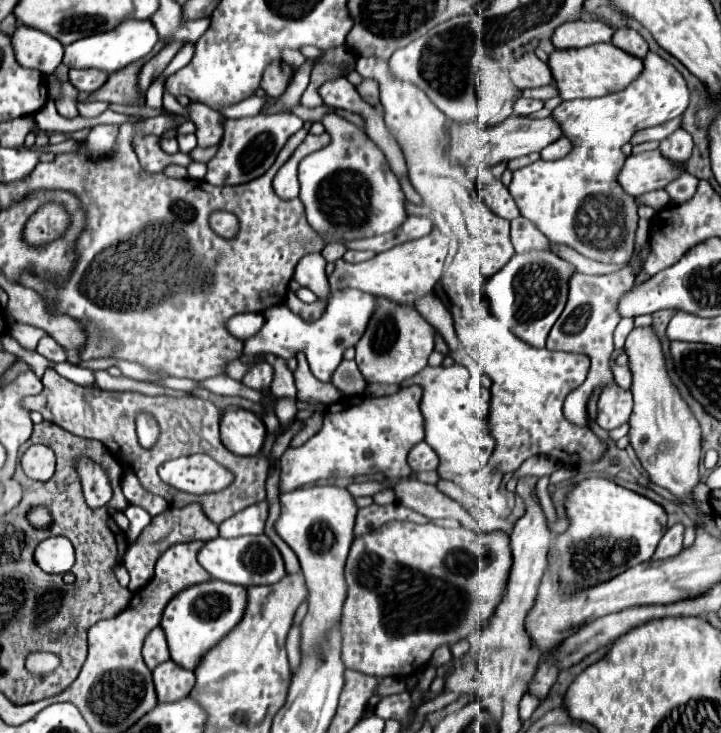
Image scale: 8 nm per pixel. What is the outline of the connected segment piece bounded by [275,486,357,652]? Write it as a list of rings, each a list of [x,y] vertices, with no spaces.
[[[303,486],[281,494],[281,516],[275,522],[275,532],[293,548],[301,562],[309,590],[309,612],[301,624],[301,650],[309,652],[339,620],[347,596],[345,560],[353,542],[357,506],[353,496],[339,486]]]

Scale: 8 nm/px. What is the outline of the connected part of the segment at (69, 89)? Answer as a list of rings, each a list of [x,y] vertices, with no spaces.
[[[61,82],[61,94],[59,94],[59,99],[55,102],[57,111],[61,116],[73,118],[73,116],[79,115],[77,110],[78,93],[78,90],[71,86],[71,82]]]

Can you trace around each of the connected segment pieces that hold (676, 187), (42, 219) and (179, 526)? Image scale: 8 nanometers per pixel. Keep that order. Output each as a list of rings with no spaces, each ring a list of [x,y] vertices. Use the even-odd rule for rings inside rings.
[[[681,174],[677,180],[669,183],[665,190],[669,194],[671,200],[675,204],[681,204],[693,197],[697,190],[697,178],[693,178],[691,174]]]
[[[55,202],[45,204],[33,216],[33,220],[27,222],[23,238],[25,238],[25,242],[29,242],[33,246],[47,244],[47,242],[55,240],[57,236],[61,236],[61,232],[67,228],[67,224],[69,224],[69,218],[61,206],[57,206]]]
[[[193,502],[193,504],[185,506],[185,508],[167,508],[167,512],[161,512],[159,516],[155,516],[155,518],[151,520],[151,524],[139,534],[139,538],[137,538],[137,540],[127,548],[127,552],[125,552],[123,566],[127,568],[127,572],[129,572],[129,576],[131,576],[129,590],[135,592],[135,590],[139,590],[139,588],[145,584],[145,580],[151,580],[155,562],[159,560],[159,556],[161,556],[169,546],[173,546],[173,544],[177,544],[177,542],[193,542],[193,540],[209,542],[209,540],[213,540],[213,538],[217,538],[217,536],[219,536],[219,526],[213,524],[213,522],[205,516],[201,504]]]

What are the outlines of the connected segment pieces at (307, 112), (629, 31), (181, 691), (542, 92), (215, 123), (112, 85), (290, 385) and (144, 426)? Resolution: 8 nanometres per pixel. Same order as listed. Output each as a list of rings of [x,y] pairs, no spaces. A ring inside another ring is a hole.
[[[295,106],[295,108],[285,108],[283,112],[291,112],[291,114],[297,114],[299,118],[303,120],[313,120],[313,122],[319,122],[323,114],[327,112],[333,112],[333,108],[329,106],[319,106],[319,108],[305,108],[305,106]]]
[[[619,28],[615,34],[613,34],[613,40],[611,40],[617,48],[637,56],[637,58],[645,58],[645,54],[649,52],[647,48],[647,42],[643,40],[643,36],[633,30],[633,28]]]
[[[167,660],[153,670],[153,680],[159,702],[175,702],[185,698],[193,690],[195,674],[179,668],[173,660]]]
[[[543,86],[543,88],[531,88],[531,90],[523,90],[525,98],[539,98],[539,100],[549,100],[559,96],[559,90],[555,86]]]
[[[191,102],[189,106],[189,118],[191,122],[197,126],[195,130],[195,136],[197,136],[197,142],[199,146],[207,148],[207,146],[217,146],[225,134],[225,126],[223,126],[223,116],[205,106],[205,104],[199,104],[199,102]]]
[[[145,60],[131,64],[119,72],[113,72],[107,82],[85,102],[107,102],[107,104],[145,104],[143,96],[137,92],[137,74]]]
[[[259,354],[259,356],[263,356],[263,360],[269,362],[275,368],[275,380],[273,380],[273,386],[271,386],[271,394],[283,396],[283,398],[297,398],[295,378],[293,378],[293,372],[287,368],[285,360],[281,360],[273,354]]]
[[[147,412],[137,414],[137,436],[143,448],[153,448],[155,442],[159,440],[159,424],[151,414]]]

